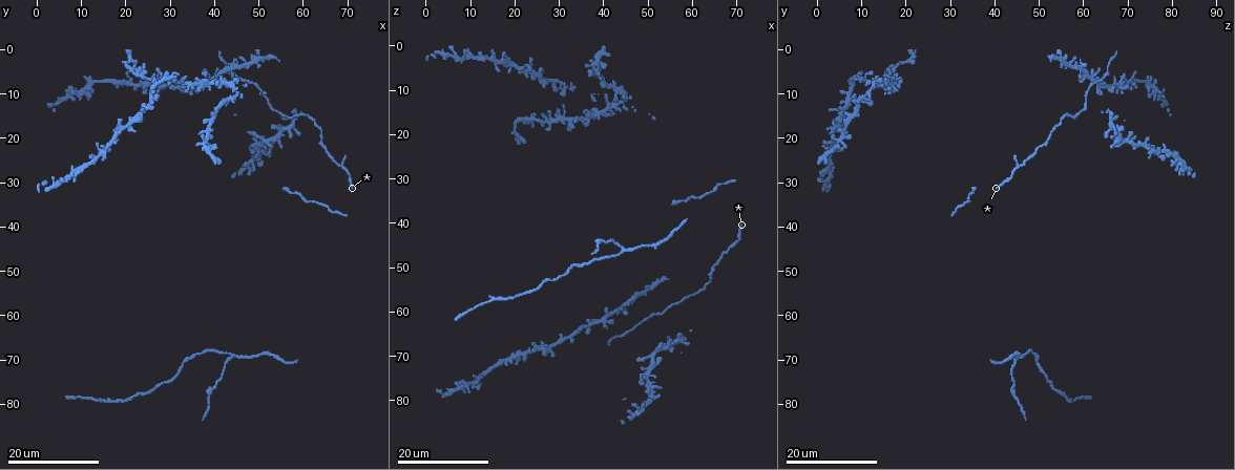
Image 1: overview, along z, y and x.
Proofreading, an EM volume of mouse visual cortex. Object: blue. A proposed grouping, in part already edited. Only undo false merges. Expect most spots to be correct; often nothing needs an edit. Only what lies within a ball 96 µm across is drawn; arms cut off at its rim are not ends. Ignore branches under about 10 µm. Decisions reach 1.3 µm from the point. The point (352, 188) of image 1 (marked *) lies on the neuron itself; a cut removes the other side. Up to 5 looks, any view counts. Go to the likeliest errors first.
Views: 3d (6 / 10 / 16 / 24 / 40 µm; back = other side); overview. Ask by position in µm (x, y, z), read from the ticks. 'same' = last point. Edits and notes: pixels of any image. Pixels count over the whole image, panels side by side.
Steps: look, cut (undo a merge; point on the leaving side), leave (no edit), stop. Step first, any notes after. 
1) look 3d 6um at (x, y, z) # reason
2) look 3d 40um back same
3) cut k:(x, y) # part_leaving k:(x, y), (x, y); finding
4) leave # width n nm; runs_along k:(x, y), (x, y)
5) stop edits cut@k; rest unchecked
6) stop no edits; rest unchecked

look 3d 24um at (65.0, 35.0, 32.0)

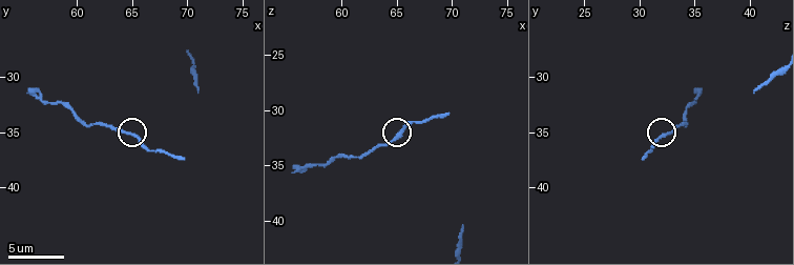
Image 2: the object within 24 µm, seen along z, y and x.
look 3d 6um at (65.0, 35.2, 32.4)

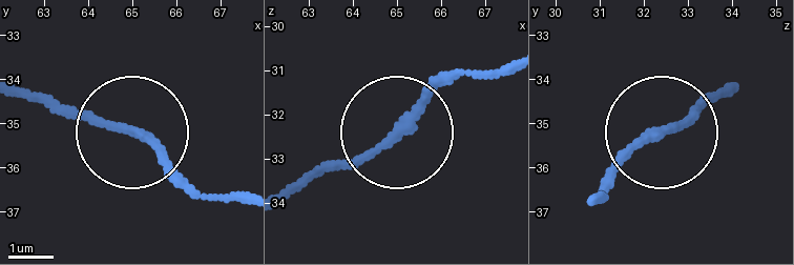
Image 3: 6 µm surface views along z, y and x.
leave # continuous, no second neuron

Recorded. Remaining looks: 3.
look 3d 24um at (44.5, 69.0, 46.0)

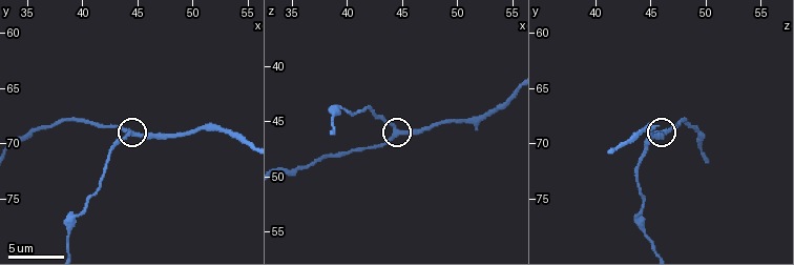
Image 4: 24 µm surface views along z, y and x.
look 3d 10um at (44.2, 69.2, 46.2)

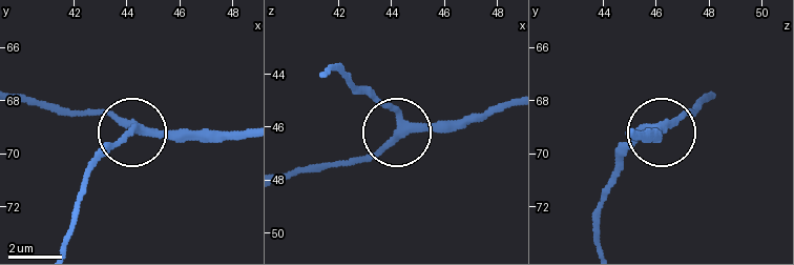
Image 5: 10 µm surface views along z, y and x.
look 3d 10um back at (44.4, 69.0, 46.1)

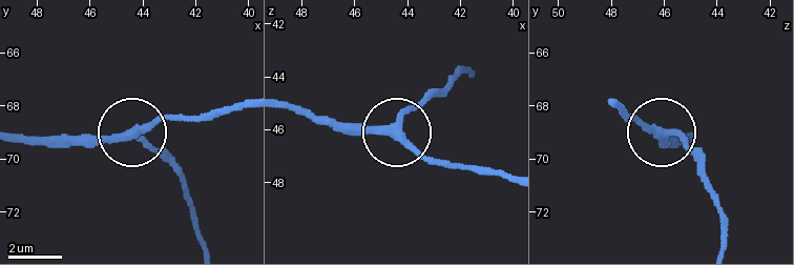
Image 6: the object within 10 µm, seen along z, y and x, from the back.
leave # continuous, no second neuron

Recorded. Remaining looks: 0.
stop no edits; rest unchecked

